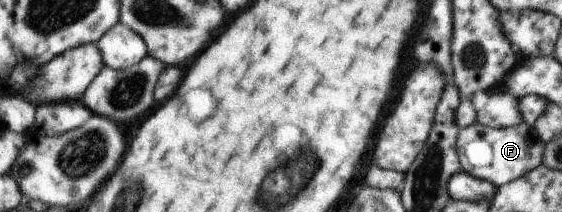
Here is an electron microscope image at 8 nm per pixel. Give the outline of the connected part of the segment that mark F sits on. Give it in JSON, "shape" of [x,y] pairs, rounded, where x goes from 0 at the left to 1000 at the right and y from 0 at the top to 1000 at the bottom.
{"shape":[[[845,575],[819,604],[811,703],[827,816],[870,854],[884,887],[952,797],[964,769],[970,731],[968,675],[954,632],[950,590],[938,590],[934,575],[900,604],[879,604]]]}

